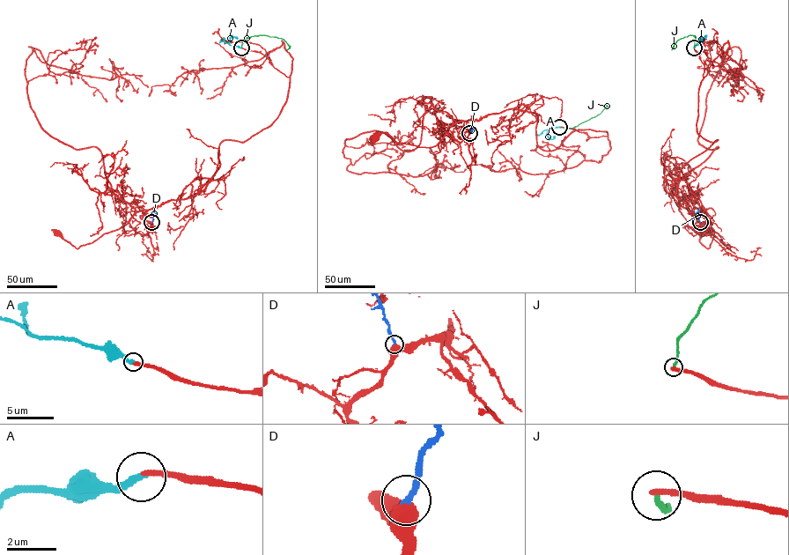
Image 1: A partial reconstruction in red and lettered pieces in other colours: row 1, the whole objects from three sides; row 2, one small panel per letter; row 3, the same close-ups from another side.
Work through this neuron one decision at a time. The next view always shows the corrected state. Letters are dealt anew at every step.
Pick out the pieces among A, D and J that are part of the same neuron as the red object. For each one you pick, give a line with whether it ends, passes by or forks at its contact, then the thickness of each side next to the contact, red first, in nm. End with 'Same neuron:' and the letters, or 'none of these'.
A: it ends there; 240 nm thick on the red side, 300 nm on the other
Same neuron: A

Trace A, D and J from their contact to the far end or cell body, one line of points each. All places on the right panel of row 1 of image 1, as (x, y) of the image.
A: (694, 48), (706, 36), (701, 39)
D: (700, 222), (697, 208)
J: (694, 48), (696, 36), (689, 35), (678, 40), (671, 49)

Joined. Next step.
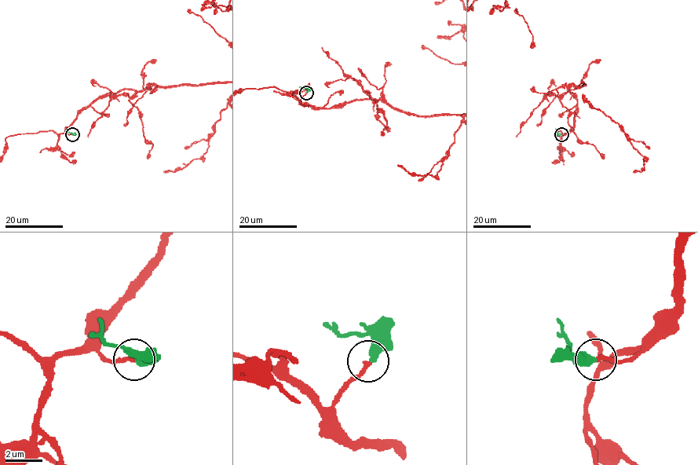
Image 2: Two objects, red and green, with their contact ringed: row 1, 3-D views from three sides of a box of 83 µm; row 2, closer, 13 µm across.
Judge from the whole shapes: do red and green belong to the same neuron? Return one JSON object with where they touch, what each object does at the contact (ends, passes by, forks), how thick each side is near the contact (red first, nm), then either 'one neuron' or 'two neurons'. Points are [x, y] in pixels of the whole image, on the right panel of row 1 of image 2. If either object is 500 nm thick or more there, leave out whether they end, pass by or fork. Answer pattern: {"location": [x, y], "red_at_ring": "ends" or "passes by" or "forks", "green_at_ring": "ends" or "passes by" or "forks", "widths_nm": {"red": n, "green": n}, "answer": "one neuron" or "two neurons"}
{"location": [561, 134], "red_at_ring": "ends", "green_at_ring": "ends", "widths_nm": {"red": 240, "green": 440}, "answer": "one neuron"}

